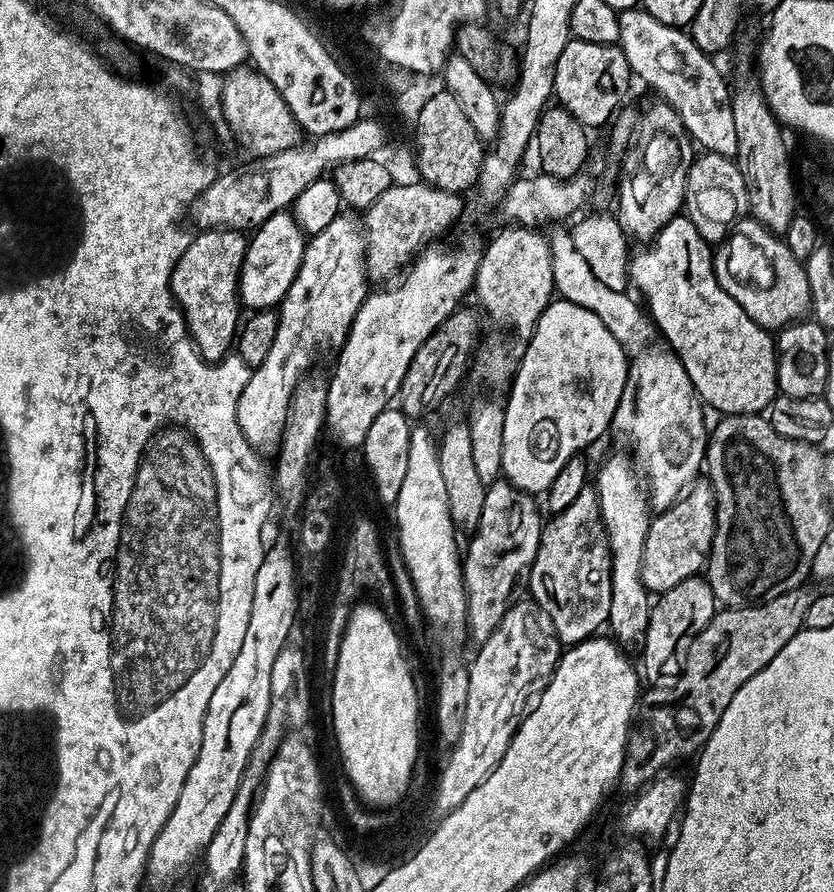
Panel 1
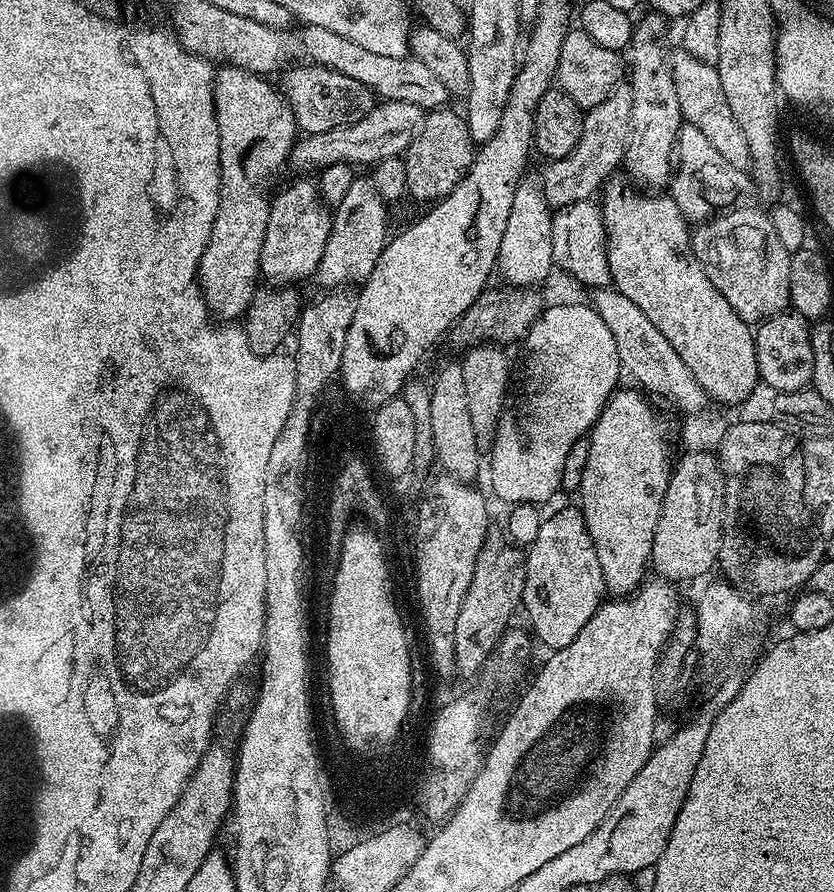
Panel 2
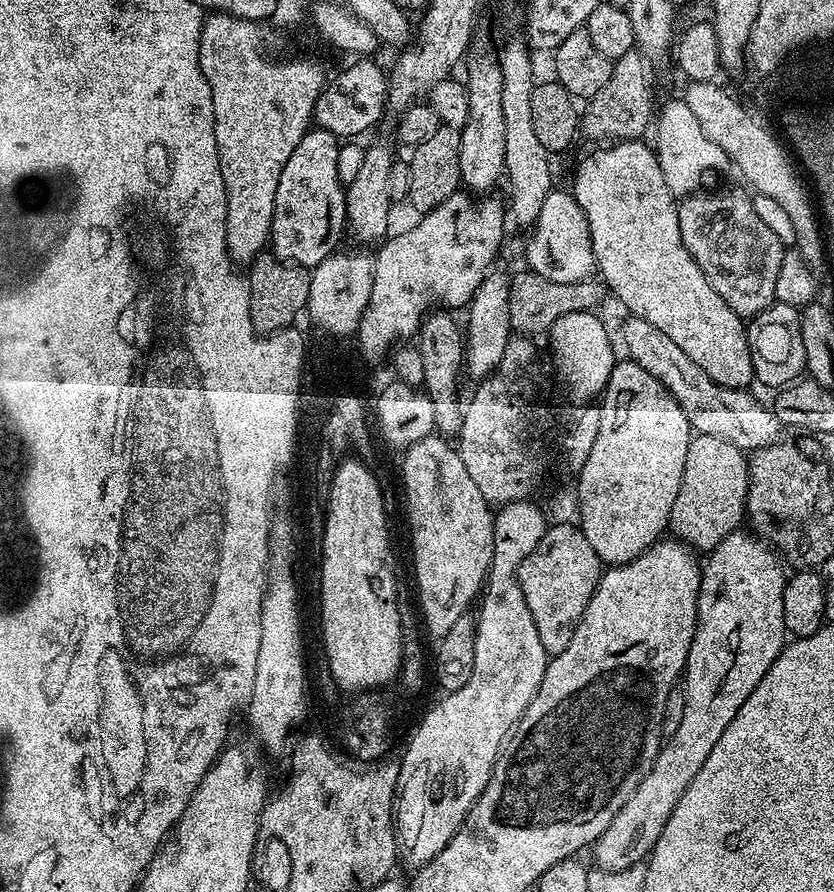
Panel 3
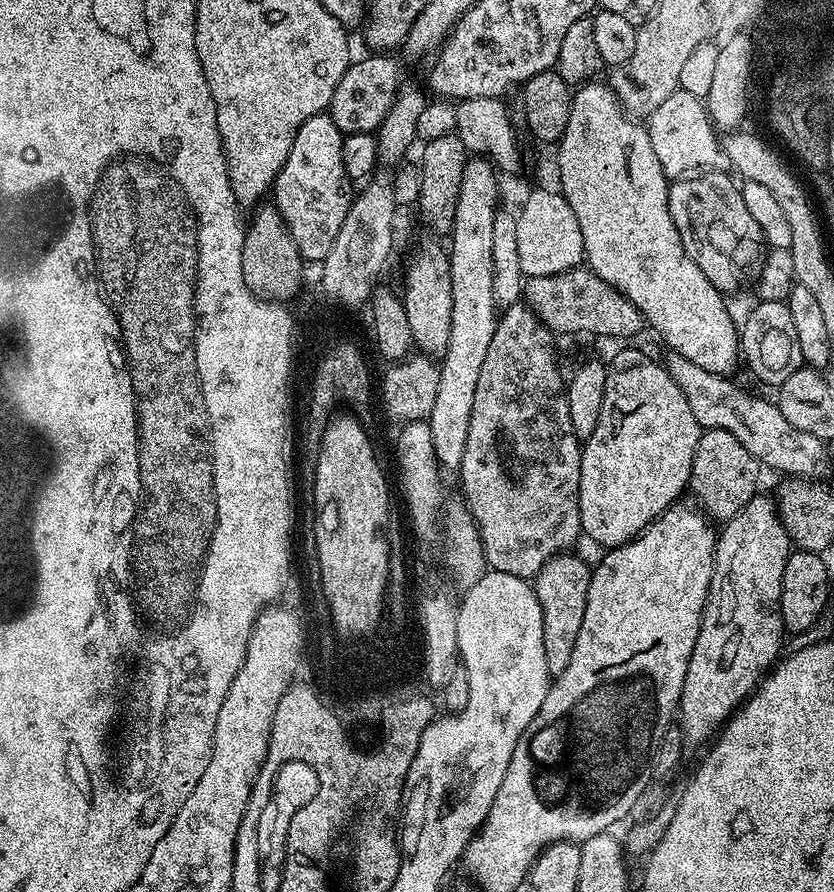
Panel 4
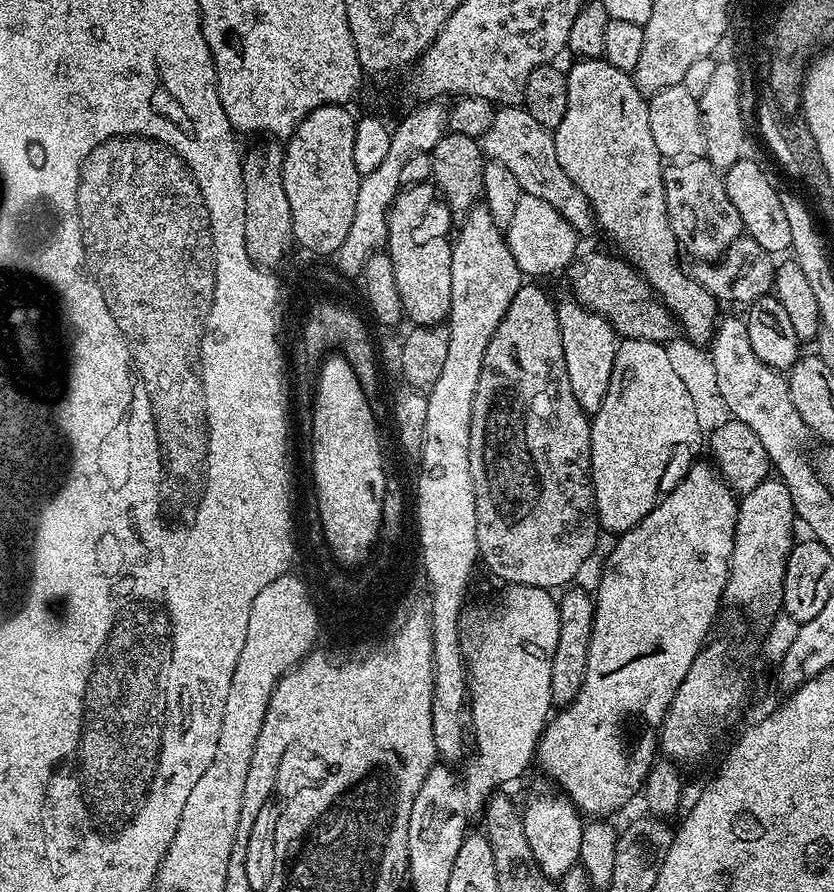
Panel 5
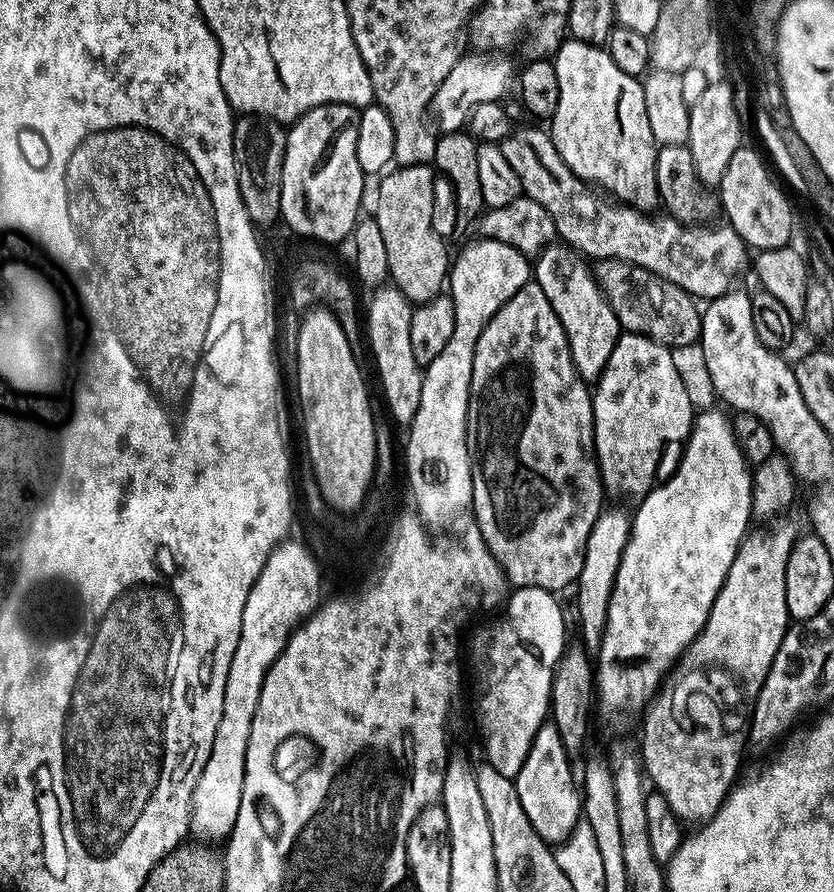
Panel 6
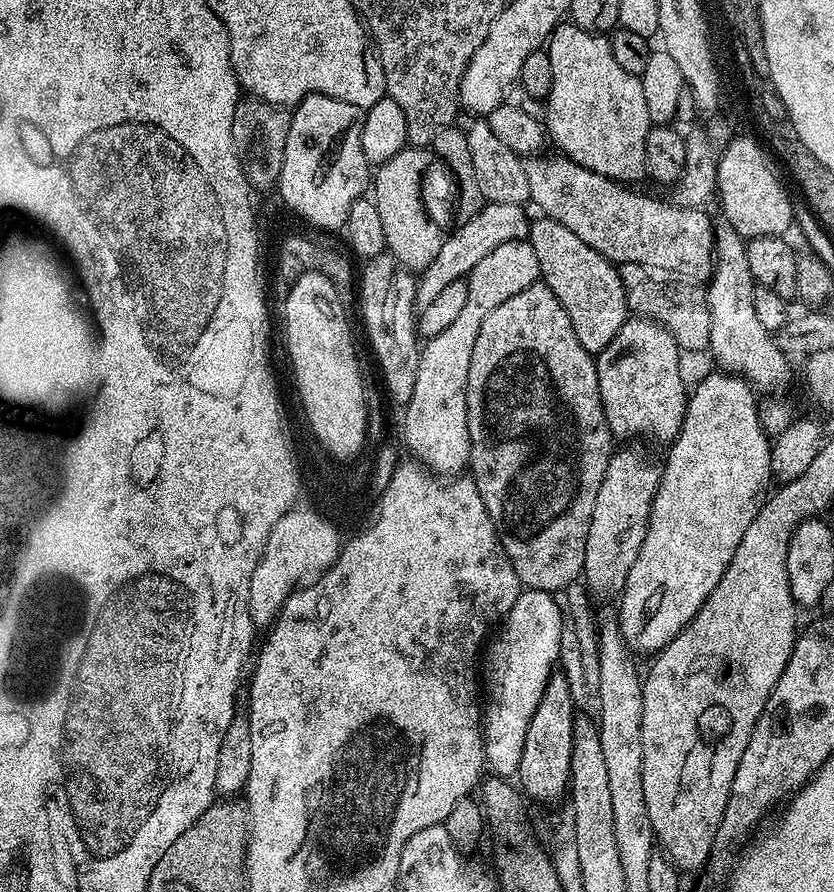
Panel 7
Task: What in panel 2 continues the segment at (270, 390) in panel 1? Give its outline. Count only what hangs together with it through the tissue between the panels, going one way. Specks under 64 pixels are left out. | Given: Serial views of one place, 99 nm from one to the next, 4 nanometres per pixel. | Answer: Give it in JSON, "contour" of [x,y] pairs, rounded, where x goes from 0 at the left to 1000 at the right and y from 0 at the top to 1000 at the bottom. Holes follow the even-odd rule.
{"contour":[[[428,196],[420,204],[420,213],[410,221],[410,226],[400,230],[396,267],[391,267],[391,280],[386,280],[386,294],[376,311],[385,324],[398,325],[404,321],[430,320],[448,303],[453,285],[468,268],[465,260],[465,233],[459,220],[453,217],[450,201]]]}

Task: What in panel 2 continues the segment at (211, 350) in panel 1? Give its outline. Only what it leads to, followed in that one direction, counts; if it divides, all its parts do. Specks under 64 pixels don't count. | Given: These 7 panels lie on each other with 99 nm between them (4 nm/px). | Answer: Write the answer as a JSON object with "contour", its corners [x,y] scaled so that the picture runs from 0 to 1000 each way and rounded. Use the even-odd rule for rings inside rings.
{"contour":[[[264,74],[258,77],[257,89],[254,92],[254,117],[259,121],[259,136],[261,137],[261,168],[264,169],[264,225],[259,234],[259,242],[252,258],[252,271],[247,271],[245,284],[240,287],[240,304],[237,313],[240,315],[240,327],[245,332],[245,341],[249,344],[251,351],[255,355],[263,357],[269,361],[283,361],[296,351],[300,339],[305,334],[305,330],[309,325],[309,317],[313,313],[312,308],[312,286],[314,285],[314,270],[319,267],[319,249],[321,248],[321,235],[324,232],[324,214],[321,210],[326,206],[326,201],[331,197],[331,192],[350,174],[350,164],[357,156],[357,145],[355,142],[355,133],[350,127],[350,120],[342,112],[339,102],[335,98],[331,99],[325,94],[325,89],[315,85],[308,85],[306,81],[296,81],[289,76],[279,76],[277,74]]]}

